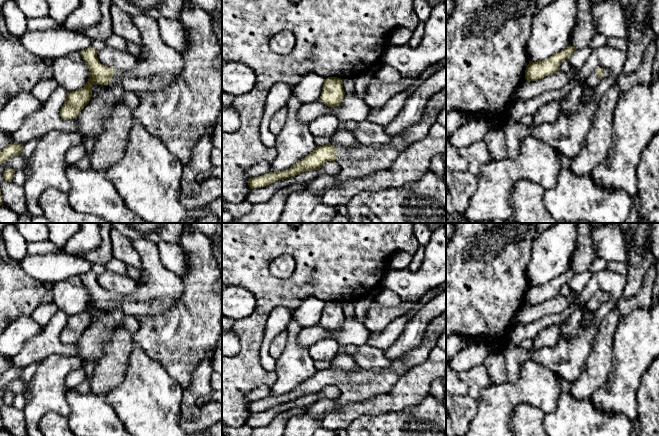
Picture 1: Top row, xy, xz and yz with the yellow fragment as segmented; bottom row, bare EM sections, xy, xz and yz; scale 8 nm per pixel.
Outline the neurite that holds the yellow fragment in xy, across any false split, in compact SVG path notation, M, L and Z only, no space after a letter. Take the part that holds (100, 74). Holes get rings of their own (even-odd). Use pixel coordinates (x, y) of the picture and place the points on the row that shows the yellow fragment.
M135 15L132 20L141 36L141 53L137 57L137 66L129 71L115 70L100 63L98 51L92 46L82 50L80 54L90 76L83 88L68 92L60 110L62 119L69 120L78 116L89 103L94 84L107 86L116 83L124 91L133 93L156 92L176 79L183 68L182 55L162 40L158 21L146 15Z

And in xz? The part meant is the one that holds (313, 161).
M446 87L435 93L428 102L422 118L408 127L402 134L392 136L386 144L361 144L346 148L341 145L326 144L296 162L290 168L269 172L259 177L248 179L250 189L261 188L281 179L287 179L300 173L319 170L327 161L337 161L341 171L337 176L320 175L309 182L306 189L322 196L330 188L342 181L379 173L388 169L400 153L410 144L425 138L430 127L436 122L437 116L446 104Z

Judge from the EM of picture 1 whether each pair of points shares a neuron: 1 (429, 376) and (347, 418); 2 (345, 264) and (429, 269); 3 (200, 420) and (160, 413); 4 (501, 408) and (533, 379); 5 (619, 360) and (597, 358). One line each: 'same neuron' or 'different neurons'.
1: same neuron
2: different neurons
3: different neurons
4: same neuron
5: different neurons

